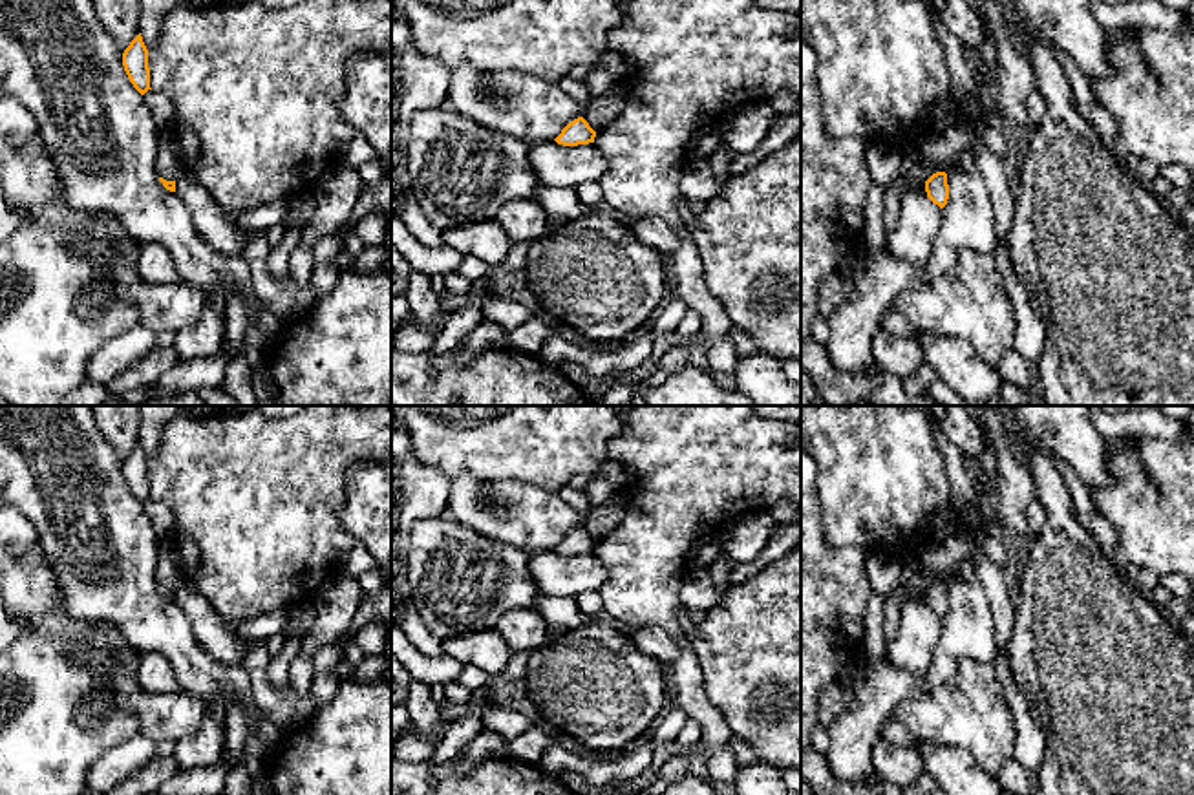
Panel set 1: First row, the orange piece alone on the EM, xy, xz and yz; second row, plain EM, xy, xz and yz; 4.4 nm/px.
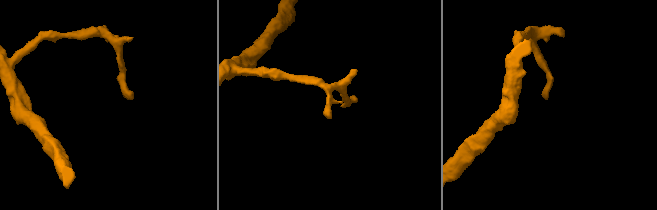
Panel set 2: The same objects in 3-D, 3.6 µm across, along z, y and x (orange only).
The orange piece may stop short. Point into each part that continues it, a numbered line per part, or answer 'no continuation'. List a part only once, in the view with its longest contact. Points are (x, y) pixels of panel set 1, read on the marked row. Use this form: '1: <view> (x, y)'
no continuation

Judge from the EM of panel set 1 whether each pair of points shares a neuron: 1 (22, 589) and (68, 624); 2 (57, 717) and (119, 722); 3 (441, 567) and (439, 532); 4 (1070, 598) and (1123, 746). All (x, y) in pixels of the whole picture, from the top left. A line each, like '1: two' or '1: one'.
1: one
2: one
3: one
4: one

